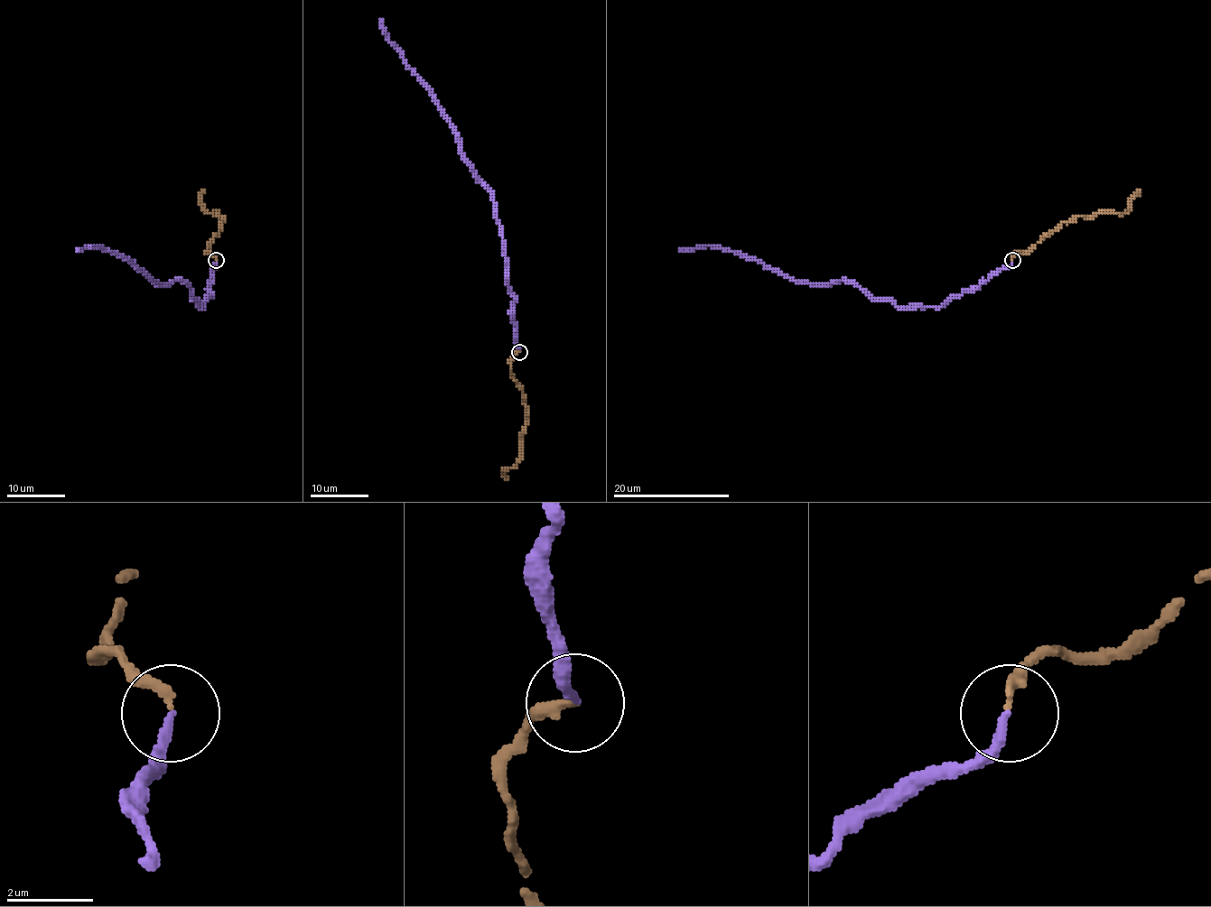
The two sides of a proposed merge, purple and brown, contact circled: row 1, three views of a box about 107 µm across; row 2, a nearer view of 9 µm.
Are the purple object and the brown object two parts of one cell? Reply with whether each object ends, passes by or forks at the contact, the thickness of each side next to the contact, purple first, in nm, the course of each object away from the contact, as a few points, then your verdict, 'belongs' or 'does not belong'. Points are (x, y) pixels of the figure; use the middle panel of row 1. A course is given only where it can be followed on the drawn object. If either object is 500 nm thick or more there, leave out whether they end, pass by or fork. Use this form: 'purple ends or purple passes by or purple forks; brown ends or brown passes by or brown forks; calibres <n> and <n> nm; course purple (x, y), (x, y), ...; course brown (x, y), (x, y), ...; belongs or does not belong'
purple ends; brown ends; calibres 200 and 240 nm; course purple (519, 352), (515, 297), (506, 279), (496, 203), (465, 158), (458, 134), (430, 88), (389, 40), (383, 18); course brown (519, 352), (511, 357), (510, 371), (522, 392), (527, 413), (519, 459), (504, 470), (506, 478); belongs

